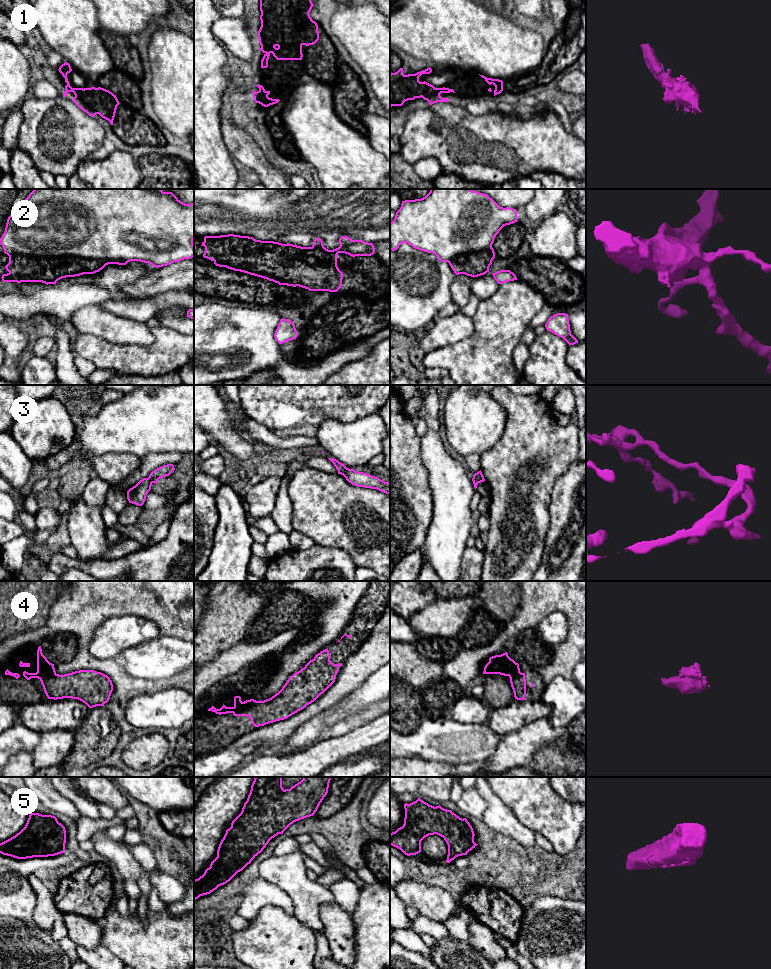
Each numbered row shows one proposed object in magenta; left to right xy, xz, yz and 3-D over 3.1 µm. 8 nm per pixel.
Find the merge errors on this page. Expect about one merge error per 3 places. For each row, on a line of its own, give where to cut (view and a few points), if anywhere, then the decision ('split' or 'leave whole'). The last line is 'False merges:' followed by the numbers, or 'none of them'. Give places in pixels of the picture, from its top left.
1: no cut; leave whole
2: cut in xy along (7, 253), (79, 256), (124, 260), (127, 262); split
3: cut in xz along (347, 468), (342, 474); split
4: cut in xz along (244, 702), (244, 706), (233, 713); split
5: no cut; leave whole
False merges: 2, 3, 4

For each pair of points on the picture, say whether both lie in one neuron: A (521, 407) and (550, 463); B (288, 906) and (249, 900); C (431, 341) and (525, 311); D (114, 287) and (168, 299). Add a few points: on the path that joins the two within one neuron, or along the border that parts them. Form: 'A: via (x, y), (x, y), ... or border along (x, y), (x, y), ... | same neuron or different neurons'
A: via (529, 421), (533, 444), (536, 449) | same neuron
B: via (278, 899), (259, 899) | same neuron
C: border along (473, 317), (474, 331), (466, 338), (456, 342) | different neurons
D: border along (155, 296), (131, 302) | different neurons

